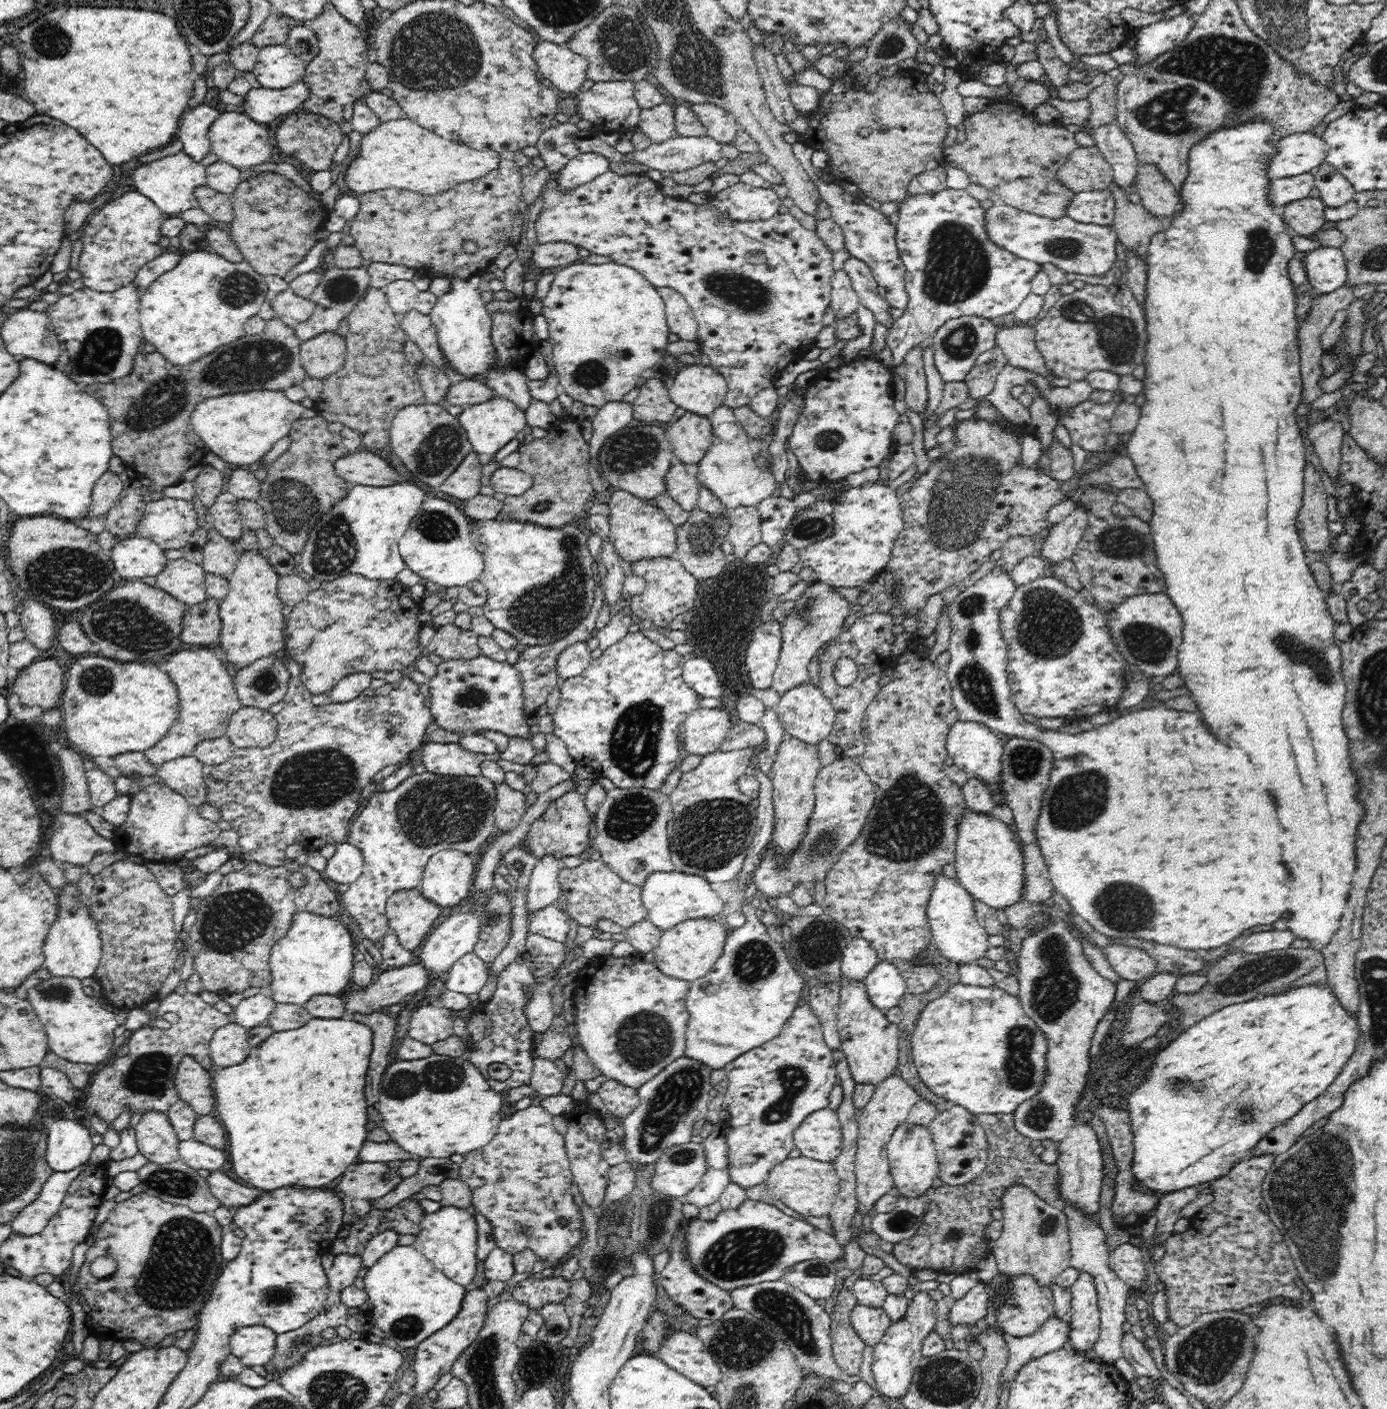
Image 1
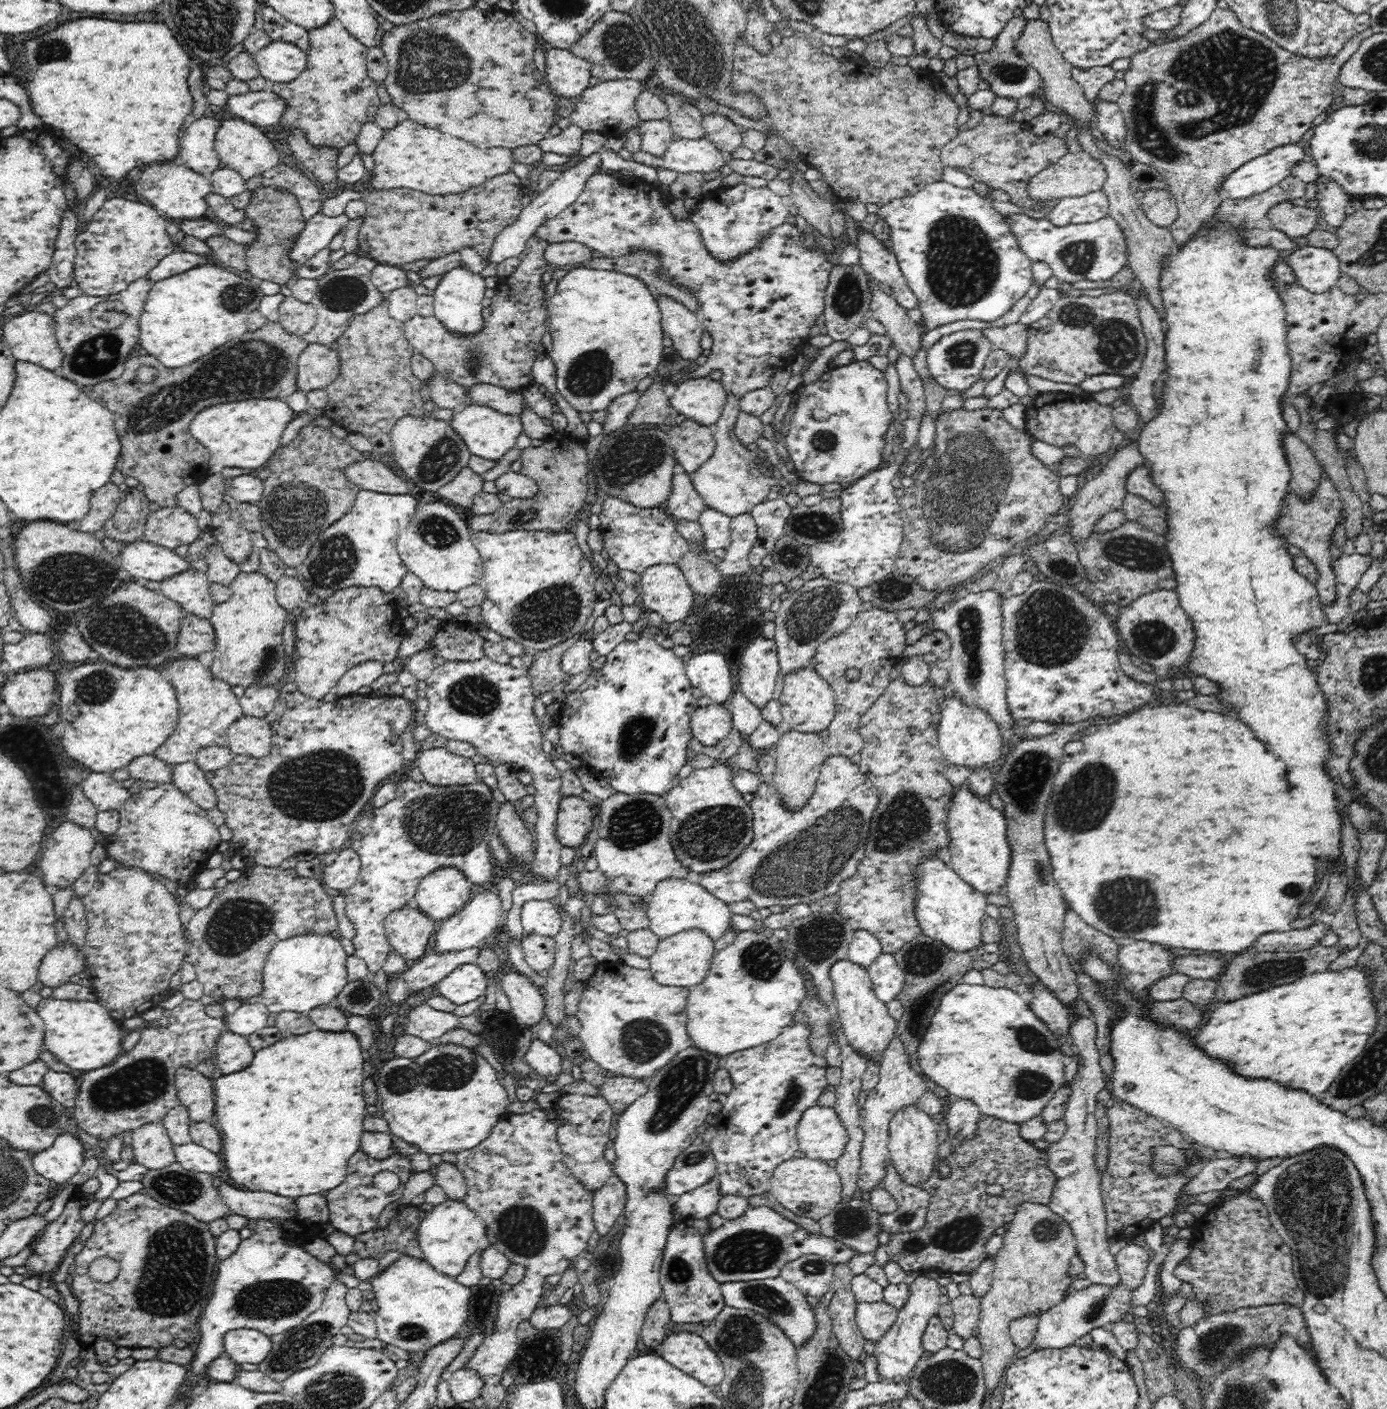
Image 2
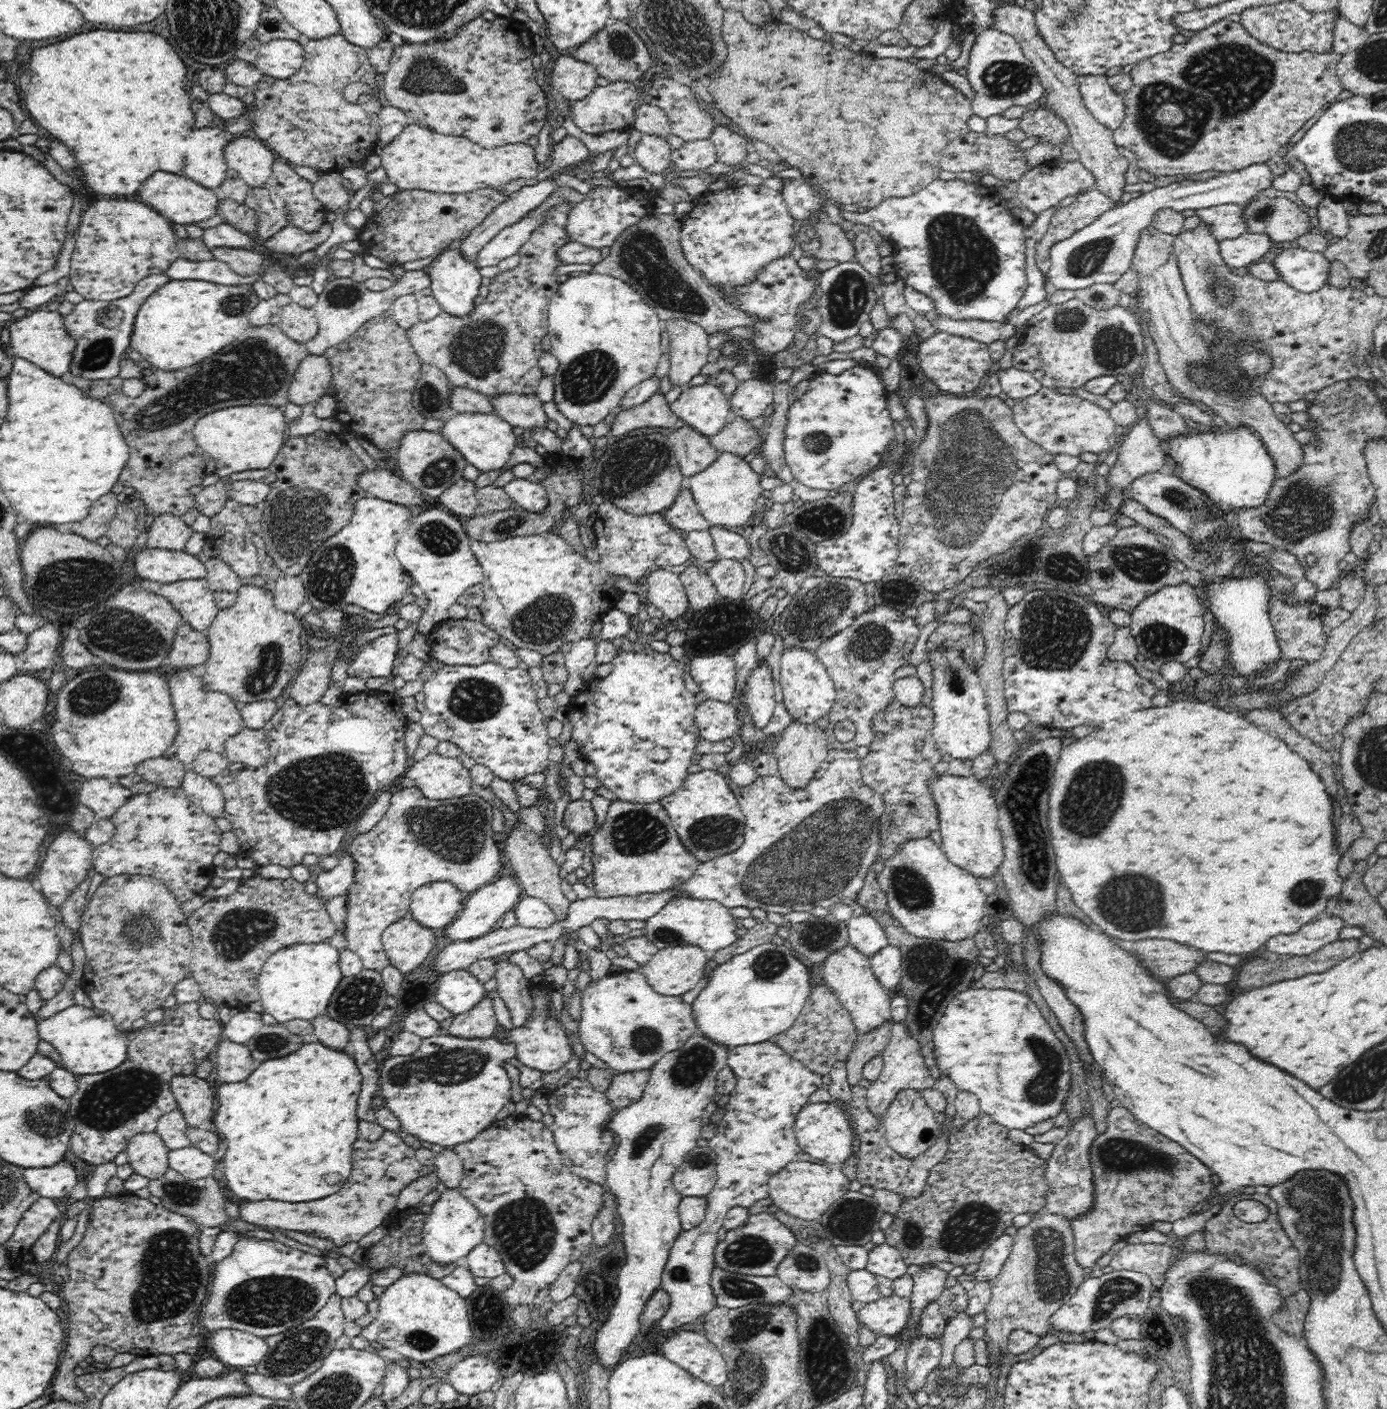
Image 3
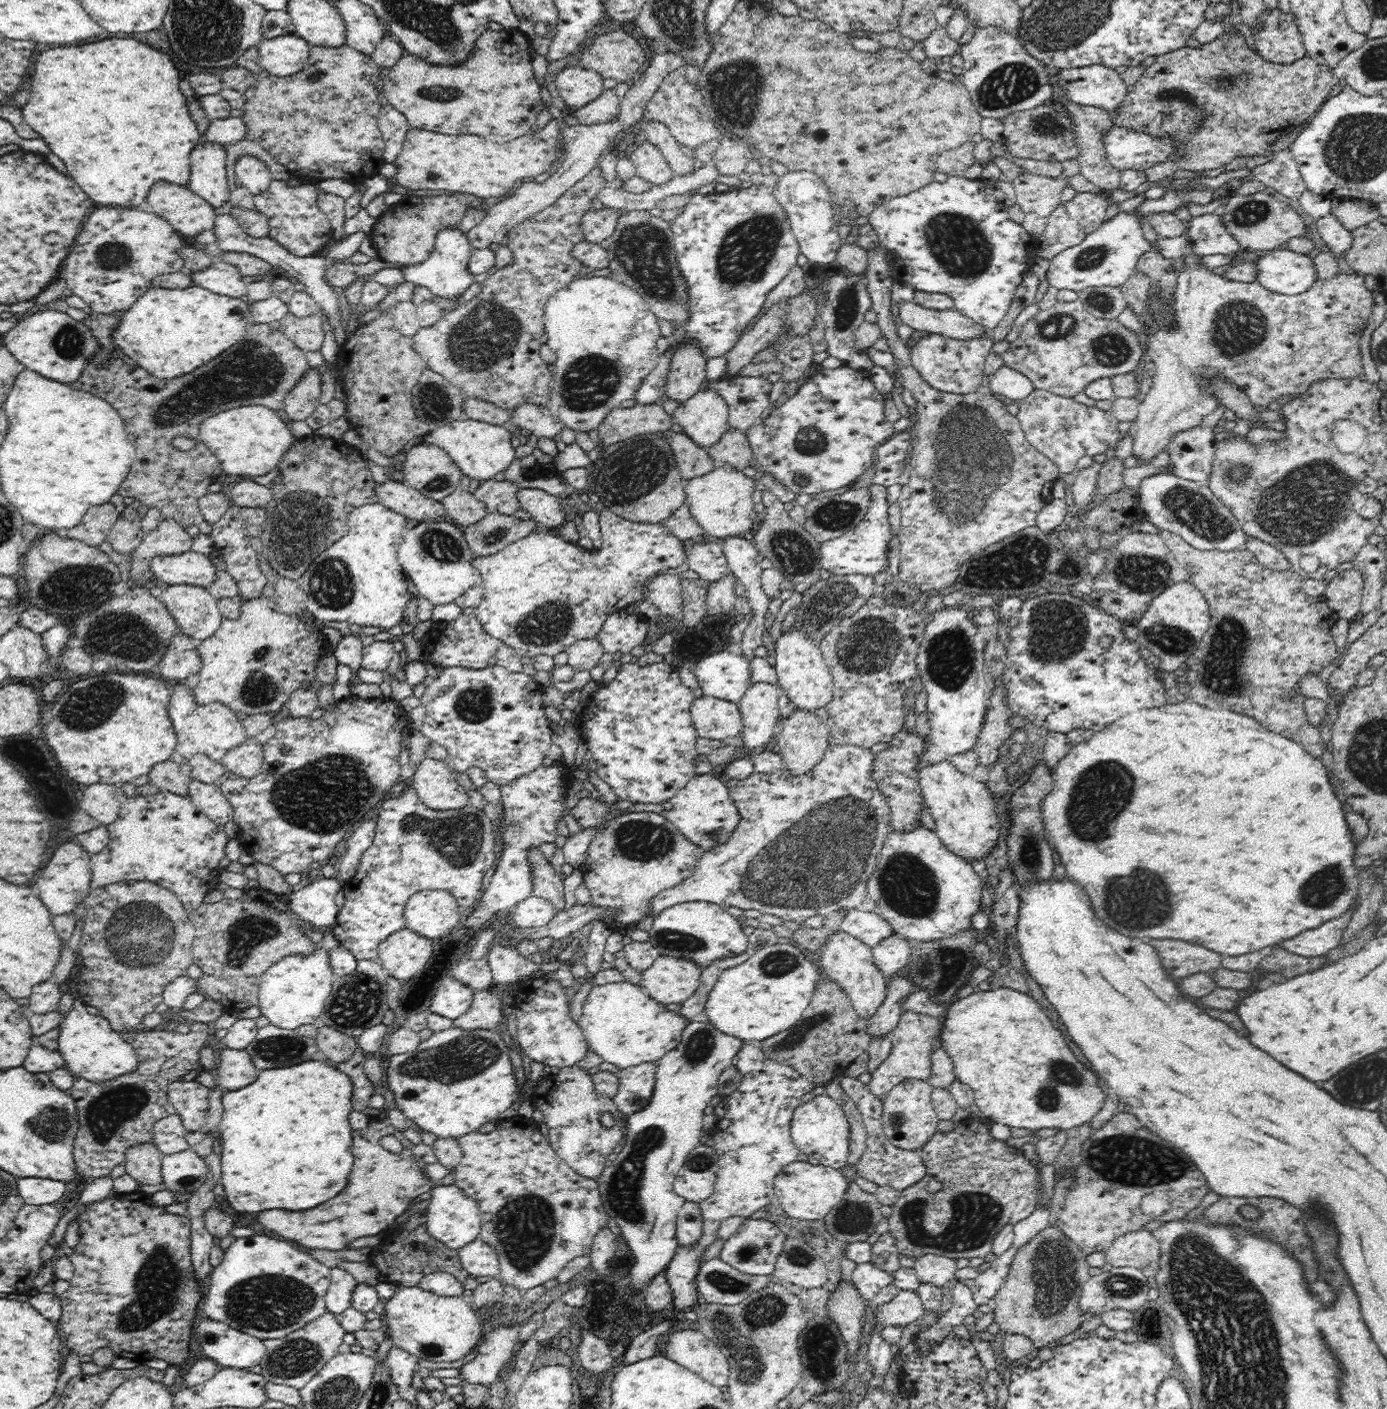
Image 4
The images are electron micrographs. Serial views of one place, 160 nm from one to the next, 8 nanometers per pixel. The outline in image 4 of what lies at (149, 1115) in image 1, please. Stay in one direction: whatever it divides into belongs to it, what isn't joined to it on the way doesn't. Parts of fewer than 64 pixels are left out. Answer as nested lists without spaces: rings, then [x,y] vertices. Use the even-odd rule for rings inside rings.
[[[153,1142],[131,1146],[123,1162],[126,1174],[139,1185],[162,1183],[161,1164],[164,1157]]]

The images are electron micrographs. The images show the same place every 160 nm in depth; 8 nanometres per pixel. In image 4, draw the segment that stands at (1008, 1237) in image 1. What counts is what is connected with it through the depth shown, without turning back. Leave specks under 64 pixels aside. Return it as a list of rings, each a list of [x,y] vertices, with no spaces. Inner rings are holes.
[[[1046,1227],[1018,1249],[1007,1281],[992,1299],[995,1322],[1006,1334],[1021,1334],[1041,1349],[1080,1328],[1085,1314],[1080,1310],[1081,1288],[1091,1277],[1084,1253],[1058,1227]]]

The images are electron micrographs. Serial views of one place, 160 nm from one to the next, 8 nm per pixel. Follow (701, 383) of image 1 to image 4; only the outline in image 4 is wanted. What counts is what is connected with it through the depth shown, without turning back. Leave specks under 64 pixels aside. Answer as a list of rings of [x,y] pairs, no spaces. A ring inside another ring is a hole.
[[[708,389],[700,390],[692,398],[682,401],[674,410],[673,418],[682,427],[682,432],[688,435],[696,445],[708,448],[714,446],[728,430],[728,412],[726,401],[716,391]]]

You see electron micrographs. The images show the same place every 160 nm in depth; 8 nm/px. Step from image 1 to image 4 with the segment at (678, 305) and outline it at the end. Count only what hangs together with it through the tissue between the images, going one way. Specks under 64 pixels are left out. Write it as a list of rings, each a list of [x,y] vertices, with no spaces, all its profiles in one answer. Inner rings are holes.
[[[680,345],[672,355],[664,399],[676,400],[680,404],[700,391],[706,378],[706,362],[698,345]]]

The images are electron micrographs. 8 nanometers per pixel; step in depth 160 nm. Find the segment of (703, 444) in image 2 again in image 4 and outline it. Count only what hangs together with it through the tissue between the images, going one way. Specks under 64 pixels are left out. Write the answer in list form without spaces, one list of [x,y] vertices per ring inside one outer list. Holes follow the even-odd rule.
[[[674,433],[666,438],[672,447],[677,467],[682,478],[687,480],[712,472],[718,464],[712,460],[705,448],[696,445],[688,435]]]

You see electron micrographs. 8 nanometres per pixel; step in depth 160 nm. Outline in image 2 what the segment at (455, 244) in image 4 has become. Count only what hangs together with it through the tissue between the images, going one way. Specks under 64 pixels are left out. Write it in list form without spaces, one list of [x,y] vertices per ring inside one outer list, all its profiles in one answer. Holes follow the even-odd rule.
[[[465,266],[453,268],[441,276],[433,292],[435,317],[448,330],[460,334],[472,334],[484,326],[482,300],[485,298],[486,284],[480,273],[472,272]]]

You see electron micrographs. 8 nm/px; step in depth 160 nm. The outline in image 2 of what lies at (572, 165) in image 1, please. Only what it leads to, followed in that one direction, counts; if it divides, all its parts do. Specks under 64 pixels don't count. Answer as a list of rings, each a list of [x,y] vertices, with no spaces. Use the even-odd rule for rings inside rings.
[[[599,152],[590,154],[584,162],[580,162],[580,164],[578,163],[570,170],[563,172],[545,191],[534,196],[530,203],[523,207],[518,218],[516,218],[512,224],[508,224],[508,226],[502,228],[500,234],[498,234],[496,240],[494,240],[494,244],[492,244],[490,252],[488,252],[488,262],[500,264],[504,262],[504,260],[518,257],[521,252],[524,252],[527,240],[530,240],[530,237],[534,236],[541,224],[560,214],[565,208],[568,208],[578,200],[578,197],[584,190],[586,182],[588,182],[588,178],[596,173],[596,168],[600,166],[600,160],[601,155]]]

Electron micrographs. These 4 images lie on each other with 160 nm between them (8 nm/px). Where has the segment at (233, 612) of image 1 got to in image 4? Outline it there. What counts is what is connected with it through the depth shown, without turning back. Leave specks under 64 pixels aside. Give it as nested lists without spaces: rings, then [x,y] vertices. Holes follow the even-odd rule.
[[[258,597],[244,602],[236,620],[223,618],[220,630],[198,645],[202,663],[198,682],[192,690],[194,701],[200,706],[218,702],[232,709],[232,712],[246,714],[275,714],[288,702],[290,695],[302,687],[317,687],[316,666],[320,658],[332,654],[330,643],[316,627],[301,619],[301,615],[287,615],[277,609],[275,599]]]

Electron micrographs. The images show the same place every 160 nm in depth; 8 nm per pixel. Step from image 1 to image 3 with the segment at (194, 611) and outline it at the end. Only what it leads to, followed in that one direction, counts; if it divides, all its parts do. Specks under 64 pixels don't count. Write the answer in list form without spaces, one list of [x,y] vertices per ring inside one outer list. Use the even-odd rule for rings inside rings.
[[[185,623],[178,628],[164,664],[176,670],[188,669],[205,664],[208,656],[209,643],[206,634],[193,630],[188,623]]]

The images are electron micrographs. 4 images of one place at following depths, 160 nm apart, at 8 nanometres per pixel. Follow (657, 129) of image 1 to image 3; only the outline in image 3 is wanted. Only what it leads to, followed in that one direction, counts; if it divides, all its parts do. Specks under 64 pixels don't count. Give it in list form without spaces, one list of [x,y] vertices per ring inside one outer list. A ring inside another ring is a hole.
[[[643,134],[634,148],[634,159],[644,171],[665,175],[672,169],[671,152],[671,146],[664,137]]]

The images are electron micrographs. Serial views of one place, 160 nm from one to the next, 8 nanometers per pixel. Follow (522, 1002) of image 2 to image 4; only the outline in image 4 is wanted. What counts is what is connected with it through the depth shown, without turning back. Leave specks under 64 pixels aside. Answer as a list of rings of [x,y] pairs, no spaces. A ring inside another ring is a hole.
[[[499,944],[490,946],[485,958],[497,983],[520,984],[521,979],[527,974],[539,972],[538,965],[532,962],[530,957],[522,956],[516,946]]]

